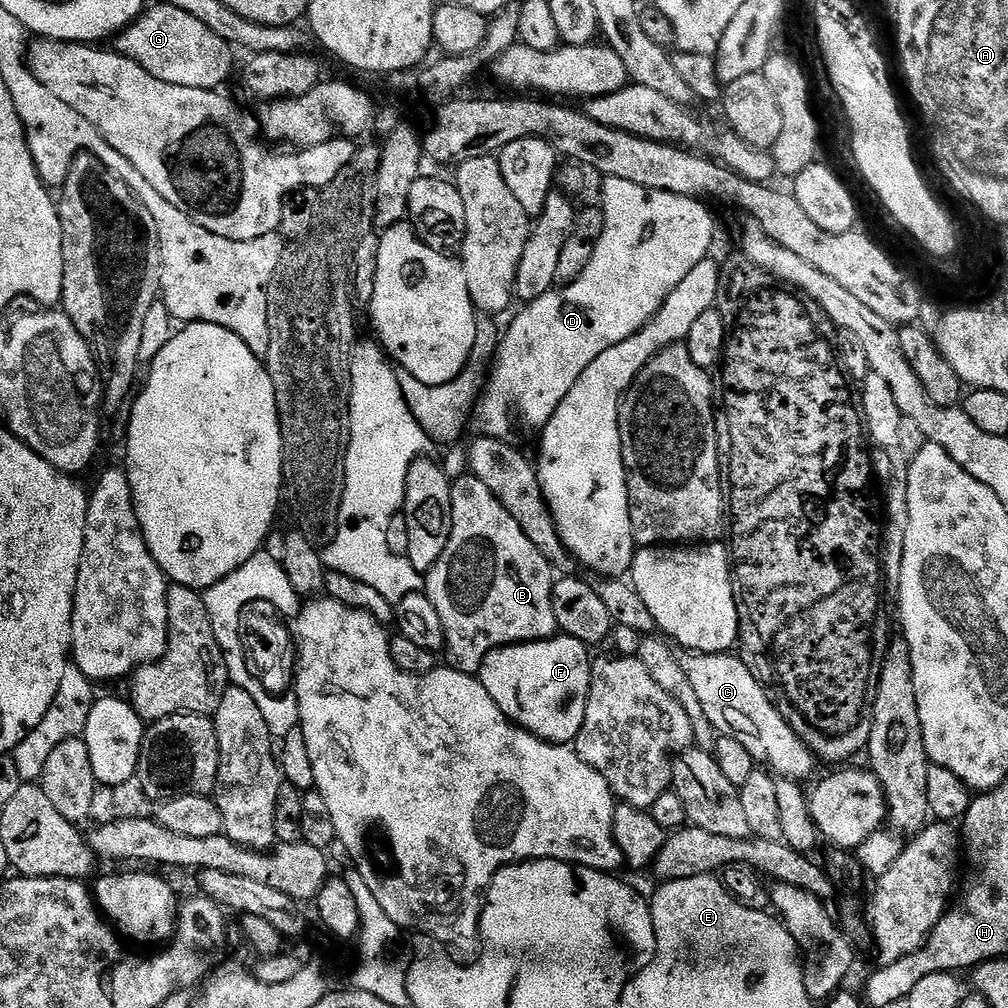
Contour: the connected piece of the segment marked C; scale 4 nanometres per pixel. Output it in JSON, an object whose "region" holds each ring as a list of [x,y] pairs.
{"region":[[[706,652],[683,657],[684,673],[690,686],[694,686],[694,694],[698,694],[698,702],[702,702],[702,710],[713,729],[742,742],[757,765],[771,770],[785,781],[804,782],[815,770],[817,757],[808,748],[805,737],[800,737],[795,732],[797,729],[778,714],[768,697],[769,689],[763,688],[756,681],[755,674],[732,655],[736,654]]]}

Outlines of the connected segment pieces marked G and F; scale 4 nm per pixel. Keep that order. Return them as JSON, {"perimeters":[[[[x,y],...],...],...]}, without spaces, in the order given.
{"perimeters":[[[[160,2],[157,8],[151,8],[115,37],[115,51],[138,62],[138,66],[145,68],[154,78],[174,86],[213,90],[224,86],[220,84],[226,83],[232,72],[233,45],[218,38],[218,34],[214,34],[206,22],[198,22],[194,14],[178,10],[178,6]]],[[[563,634],[551,640],[507,644],[505,648],[495,648],[486,654],[478,678],[512,723],[519,724],[547,744],[568,746],[575,741],[586,718],[594,663],[594,656],[588,652],[591,652],[589,645]]]]}

